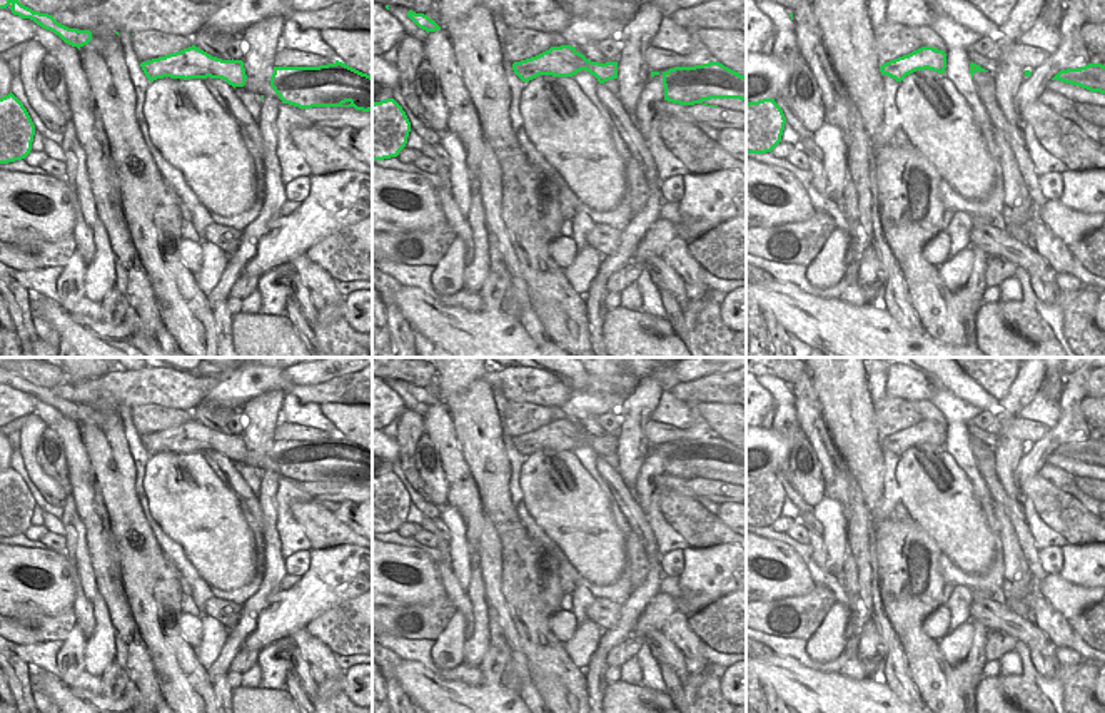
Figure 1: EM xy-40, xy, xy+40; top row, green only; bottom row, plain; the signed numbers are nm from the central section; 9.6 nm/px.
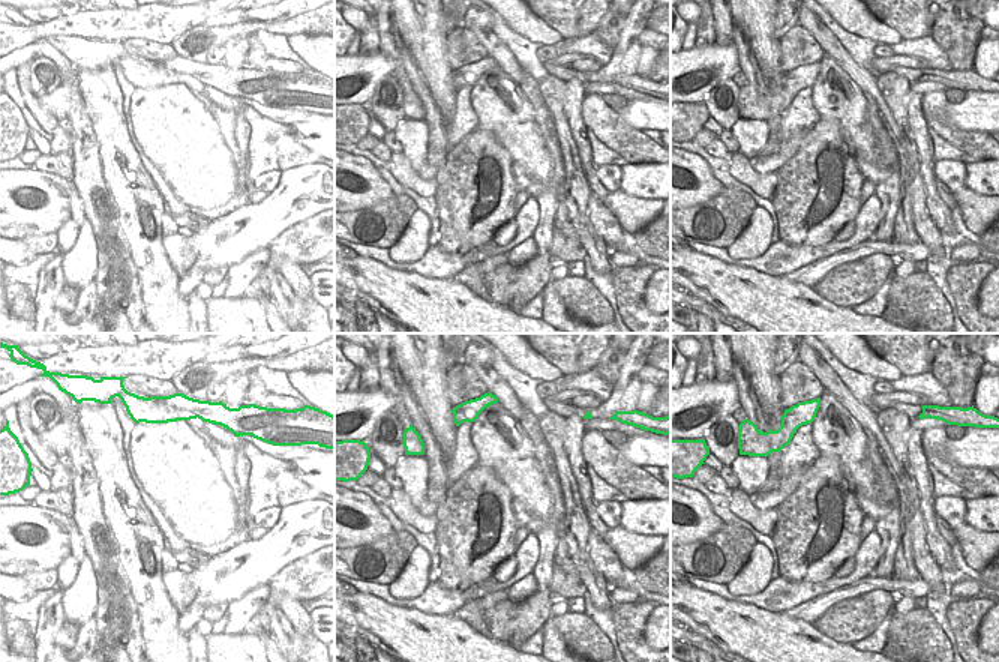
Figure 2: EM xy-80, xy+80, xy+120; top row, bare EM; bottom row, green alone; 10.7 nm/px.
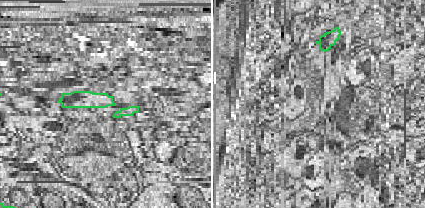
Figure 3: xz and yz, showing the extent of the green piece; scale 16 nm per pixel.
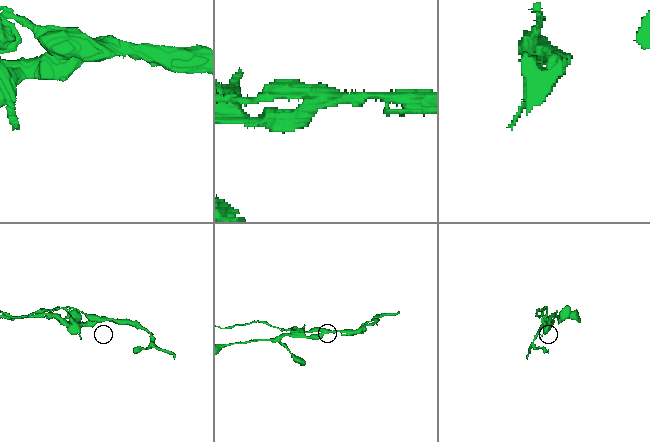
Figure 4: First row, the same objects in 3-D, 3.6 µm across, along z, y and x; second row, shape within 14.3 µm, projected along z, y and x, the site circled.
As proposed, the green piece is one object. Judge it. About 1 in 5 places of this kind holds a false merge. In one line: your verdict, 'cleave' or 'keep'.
cleave

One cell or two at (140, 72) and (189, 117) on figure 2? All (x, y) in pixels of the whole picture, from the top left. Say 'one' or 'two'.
two

